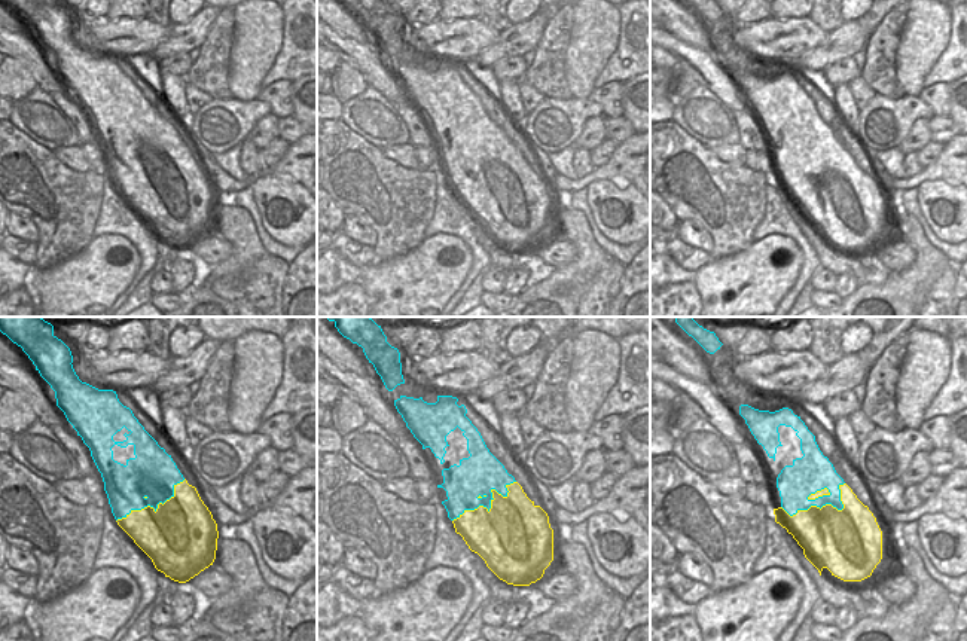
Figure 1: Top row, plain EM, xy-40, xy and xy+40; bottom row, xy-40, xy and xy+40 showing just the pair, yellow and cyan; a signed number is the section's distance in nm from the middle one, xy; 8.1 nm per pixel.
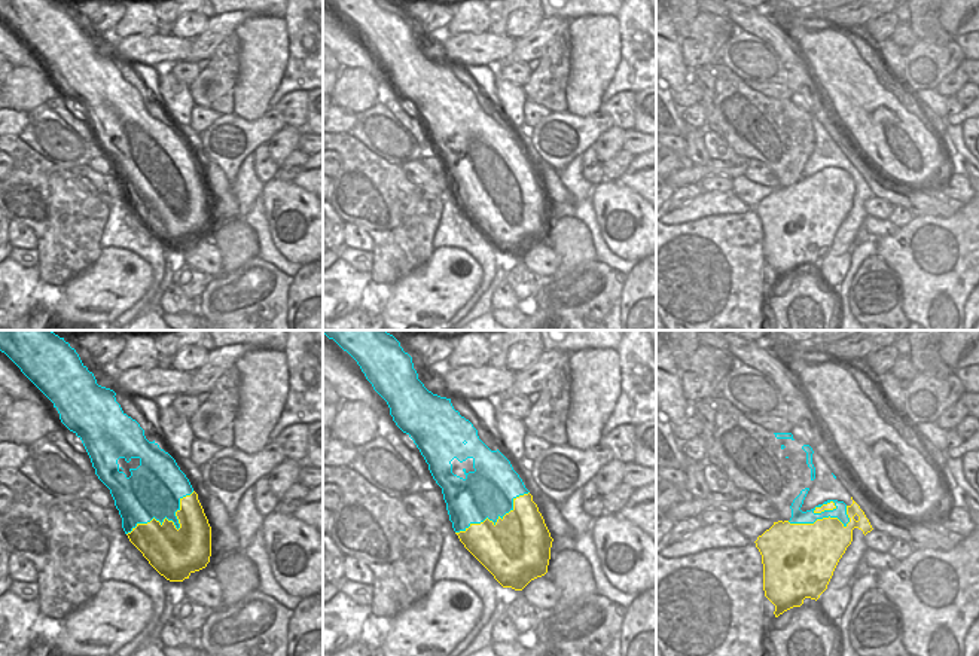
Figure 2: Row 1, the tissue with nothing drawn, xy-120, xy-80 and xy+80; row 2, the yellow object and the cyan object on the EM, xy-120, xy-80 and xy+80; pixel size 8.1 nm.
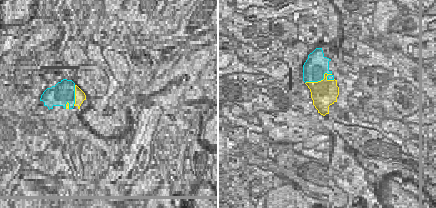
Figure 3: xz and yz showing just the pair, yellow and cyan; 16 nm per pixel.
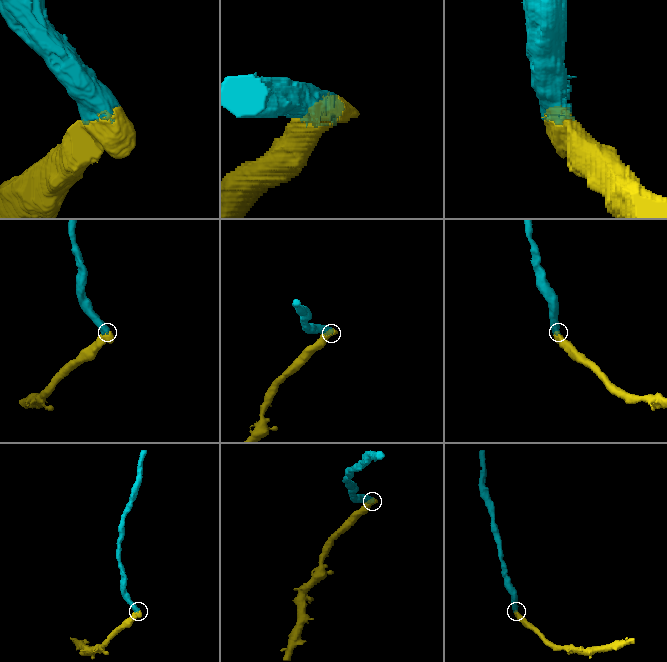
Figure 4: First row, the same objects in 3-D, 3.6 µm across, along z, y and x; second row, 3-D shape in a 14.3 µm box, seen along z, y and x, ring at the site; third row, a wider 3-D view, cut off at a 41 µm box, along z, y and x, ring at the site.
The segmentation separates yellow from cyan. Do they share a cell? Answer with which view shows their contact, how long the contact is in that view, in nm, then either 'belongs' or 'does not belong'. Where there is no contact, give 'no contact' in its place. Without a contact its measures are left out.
contact in xy; length 600 nm; does not belong

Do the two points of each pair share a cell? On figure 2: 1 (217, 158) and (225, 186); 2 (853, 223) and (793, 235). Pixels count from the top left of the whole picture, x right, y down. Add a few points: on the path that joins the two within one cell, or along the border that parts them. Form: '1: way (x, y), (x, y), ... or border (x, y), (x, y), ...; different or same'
1: border (203, 152), (219, 167); different
2: border (856, 195), (826, 255); different

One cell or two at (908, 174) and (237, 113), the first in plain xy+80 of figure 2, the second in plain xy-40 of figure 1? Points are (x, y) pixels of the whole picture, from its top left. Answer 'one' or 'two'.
one

